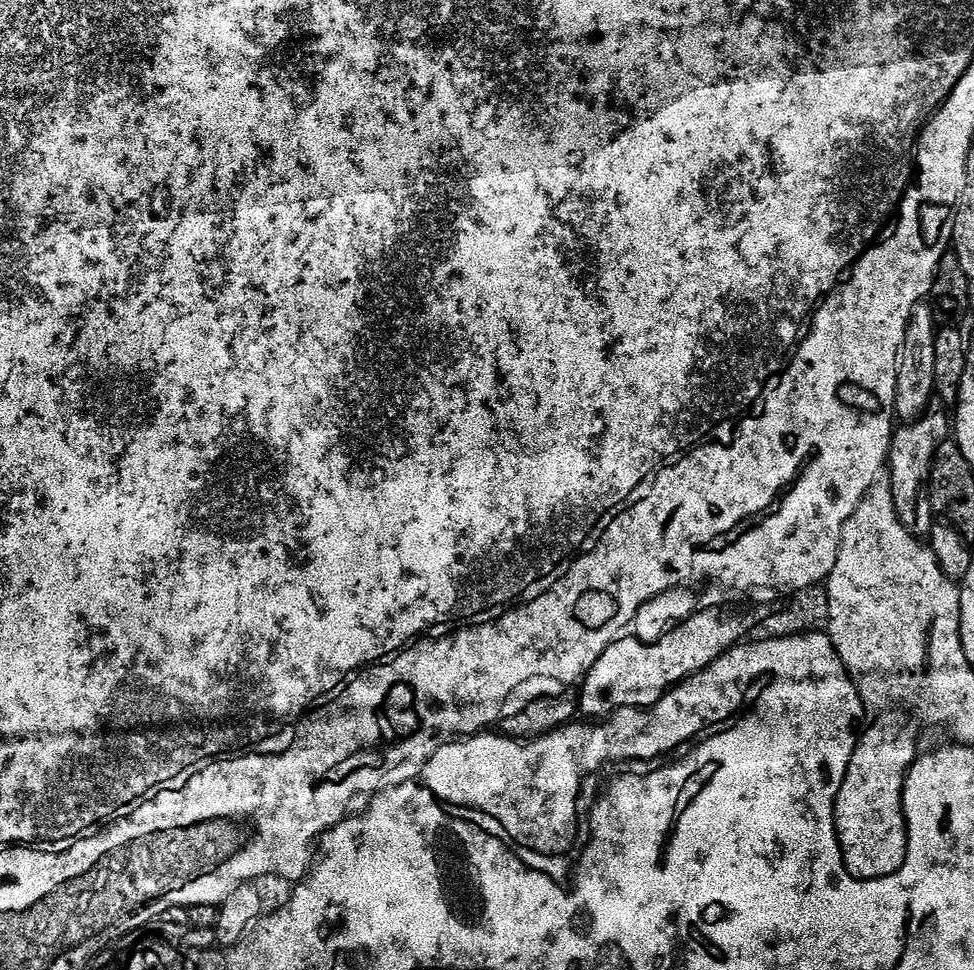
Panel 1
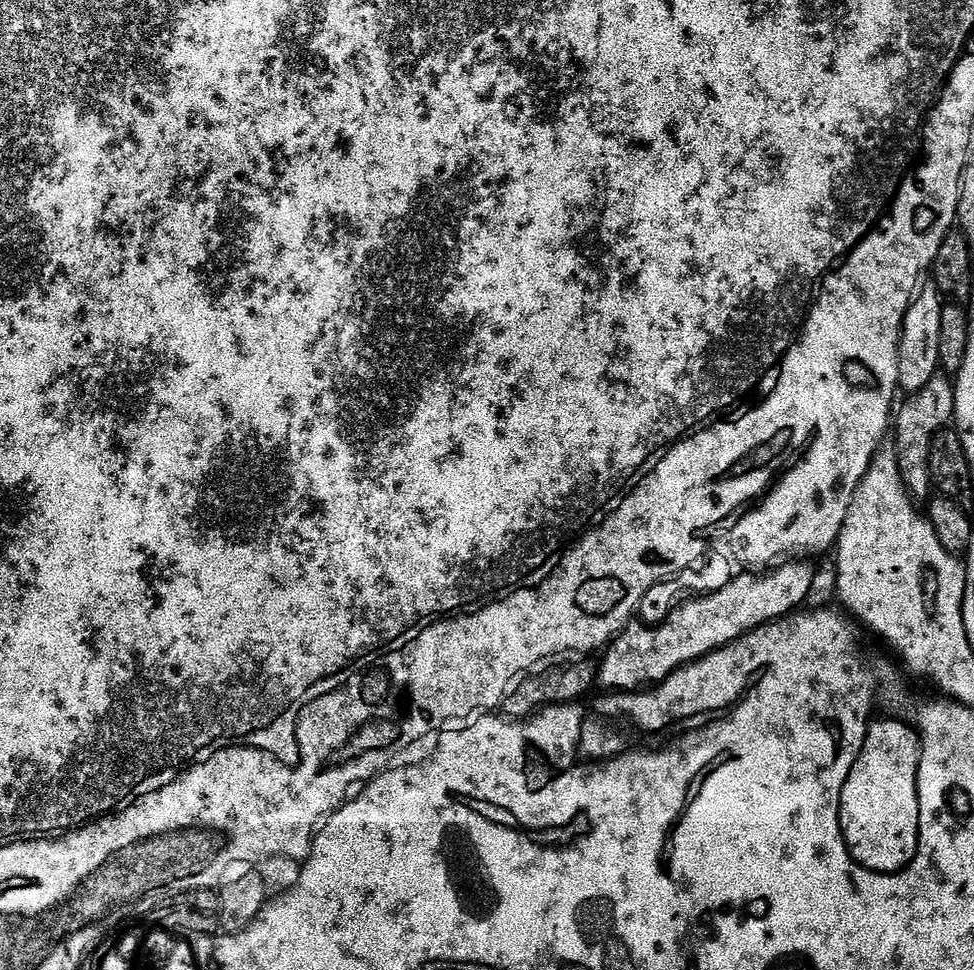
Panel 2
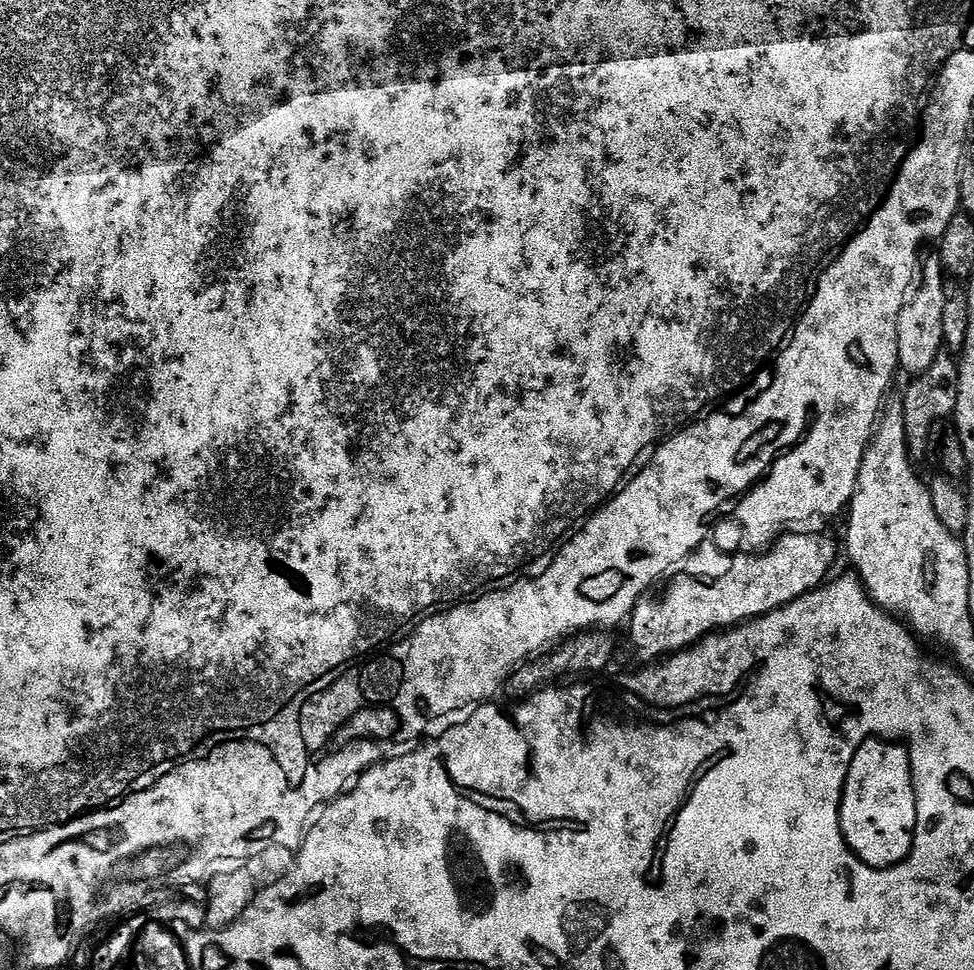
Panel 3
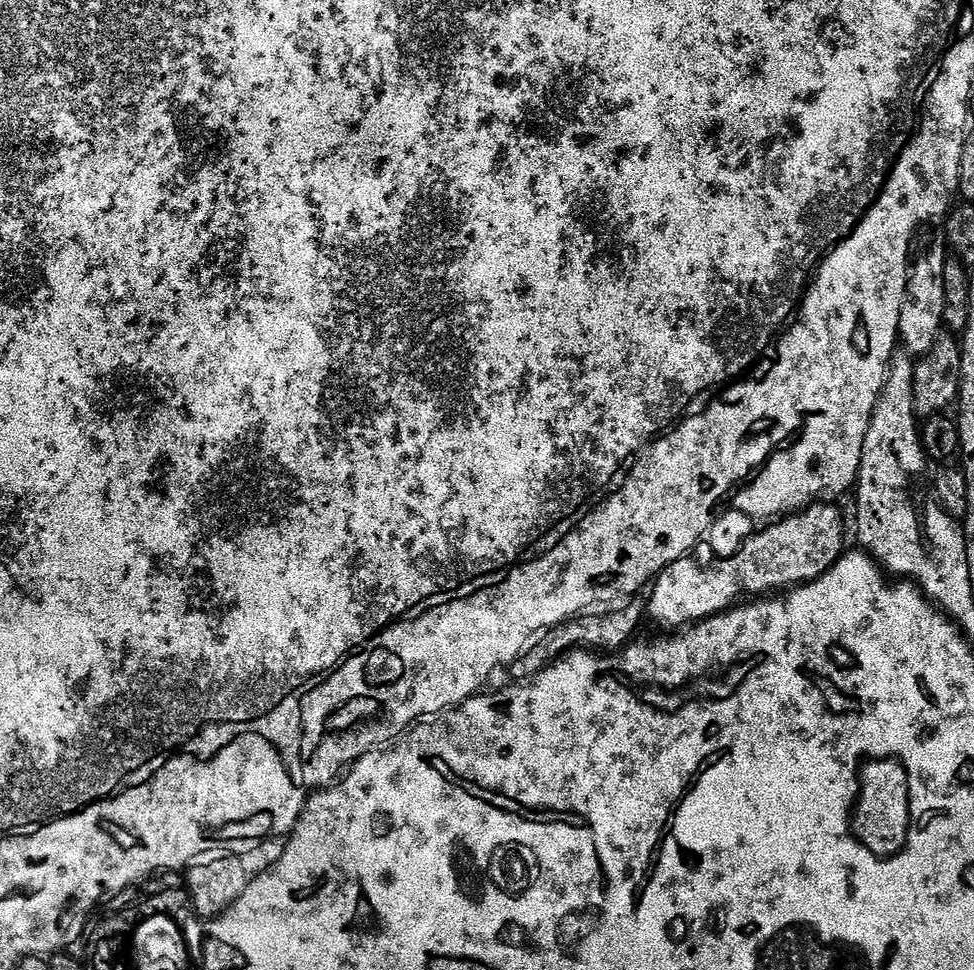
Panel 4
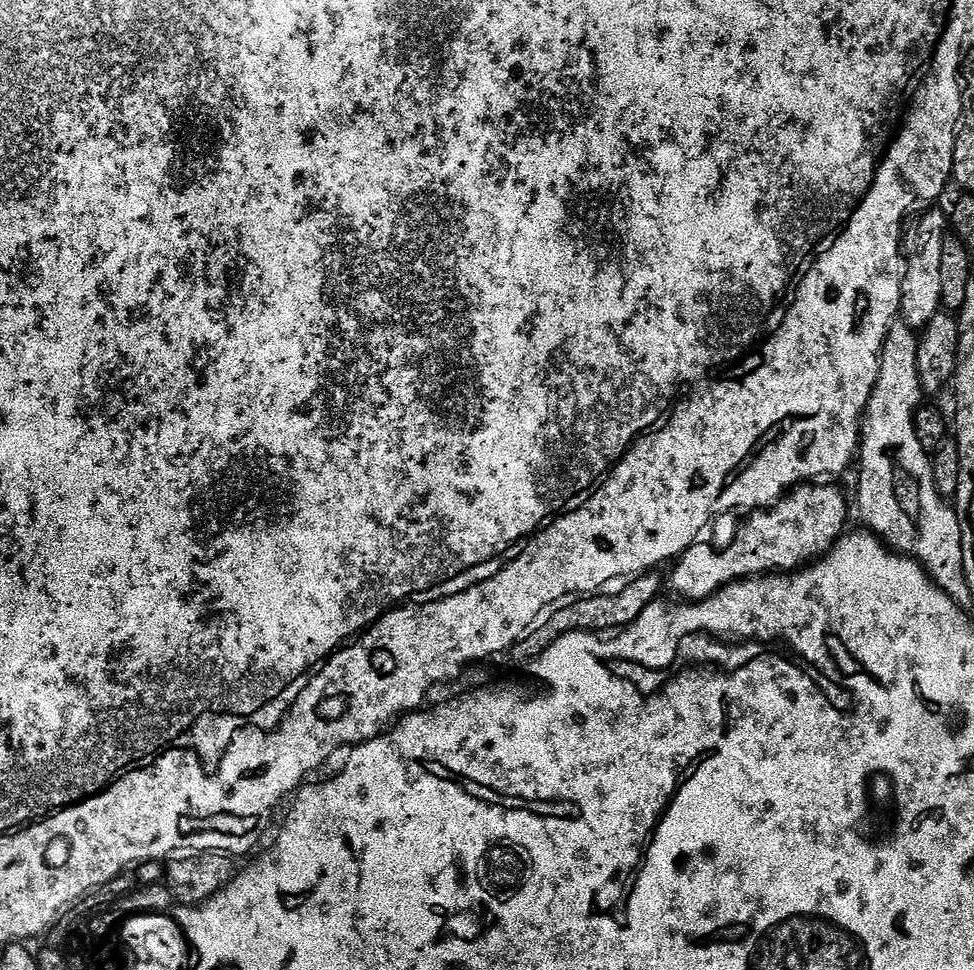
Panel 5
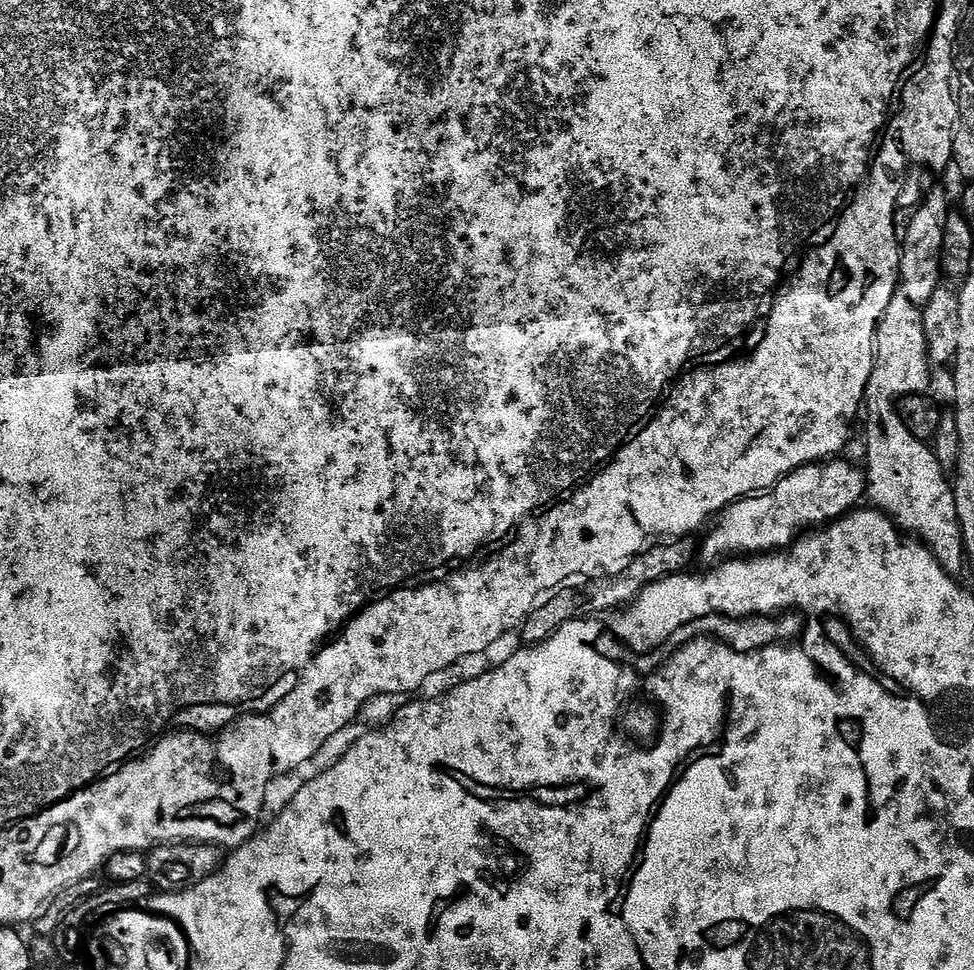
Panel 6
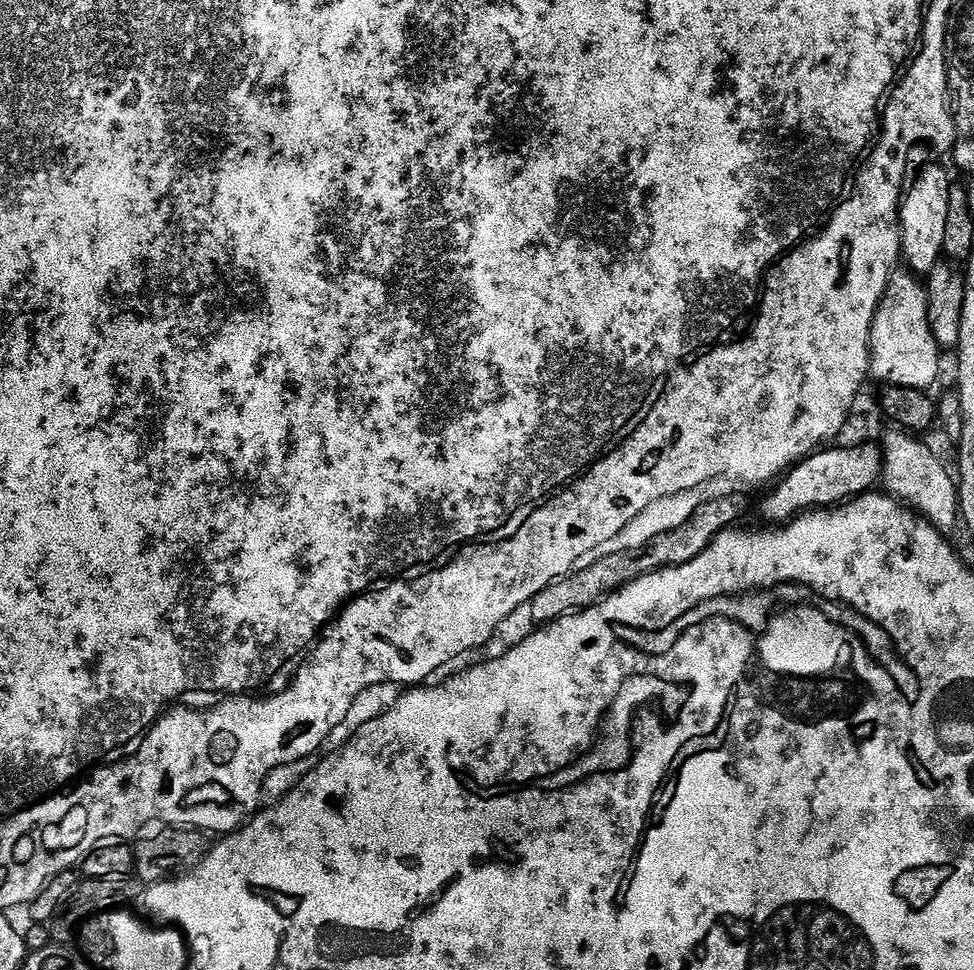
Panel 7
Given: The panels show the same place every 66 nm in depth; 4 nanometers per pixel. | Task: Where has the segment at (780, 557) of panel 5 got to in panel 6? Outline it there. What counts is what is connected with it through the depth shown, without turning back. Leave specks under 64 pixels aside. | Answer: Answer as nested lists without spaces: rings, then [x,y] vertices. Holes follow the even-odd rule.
[[[844,458],[802,466],[789,476],[783,476],[767,492],[745,496],[729,504],[719,517],[720,525],[705,538],[704,544],[702,540],[699,559],[712,566],[721,558],[744,558],[749,554],[791,549],[801,536],[847,516],[861,503],[860,499],[865,499],[867,491],[865,469],[847,464]]]

